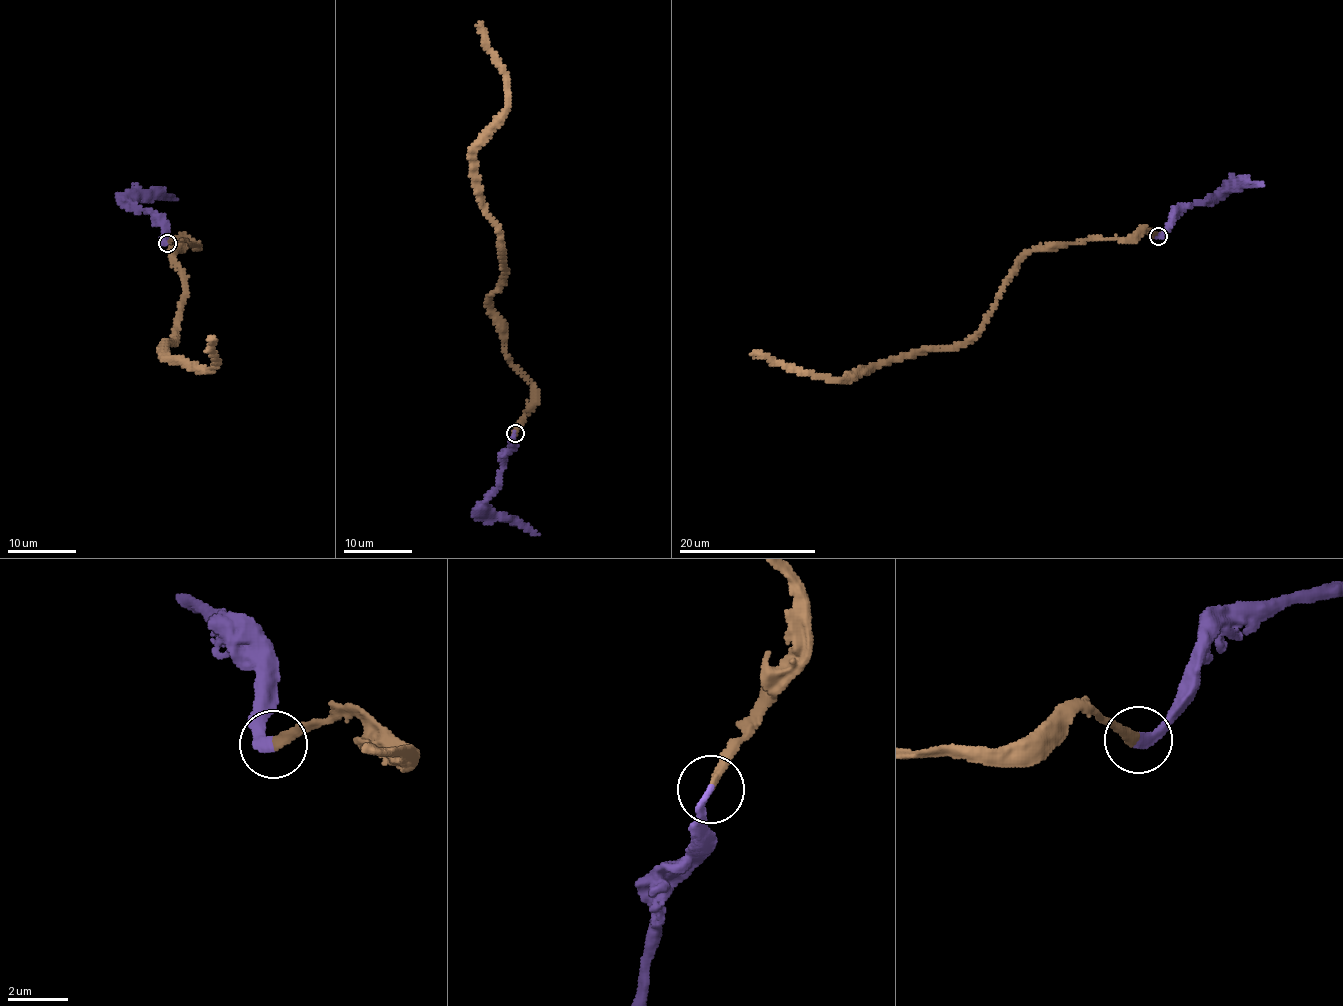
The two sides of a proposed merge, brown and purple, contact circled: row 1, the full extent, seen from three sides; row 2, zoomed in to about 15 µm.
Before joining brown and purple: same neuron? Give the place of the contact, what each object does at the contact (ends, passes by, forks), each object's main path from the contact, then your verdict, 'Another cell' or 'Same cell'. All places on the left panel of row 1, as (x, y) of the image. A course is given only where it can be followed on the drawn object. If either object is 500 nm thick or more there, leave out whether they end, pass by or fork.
Place: (167, 243). At the ring brown ends. At the ring purple ends. Course of brown: (166, 243), (198, 246), (174, 254), (185, 287), (165, 355), (219, 364), (212, 339). Course of purple: (166, 243), (162, 225), (153, 214), (135, 211), (128, 204), (138, 198), (176, 198). Same cell

